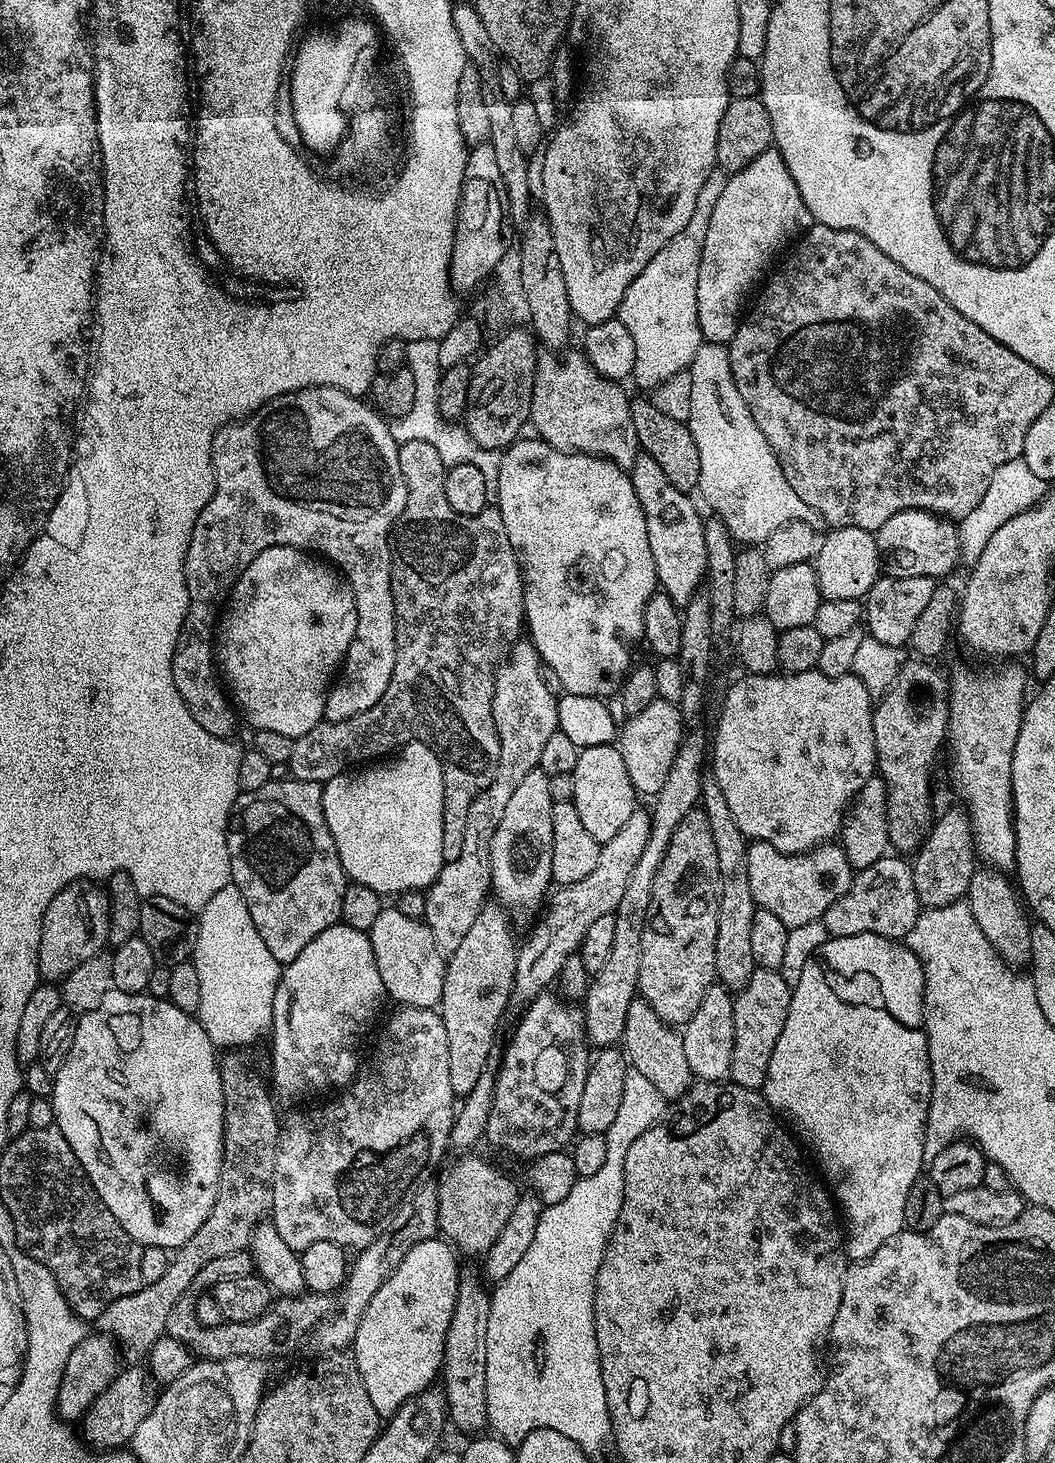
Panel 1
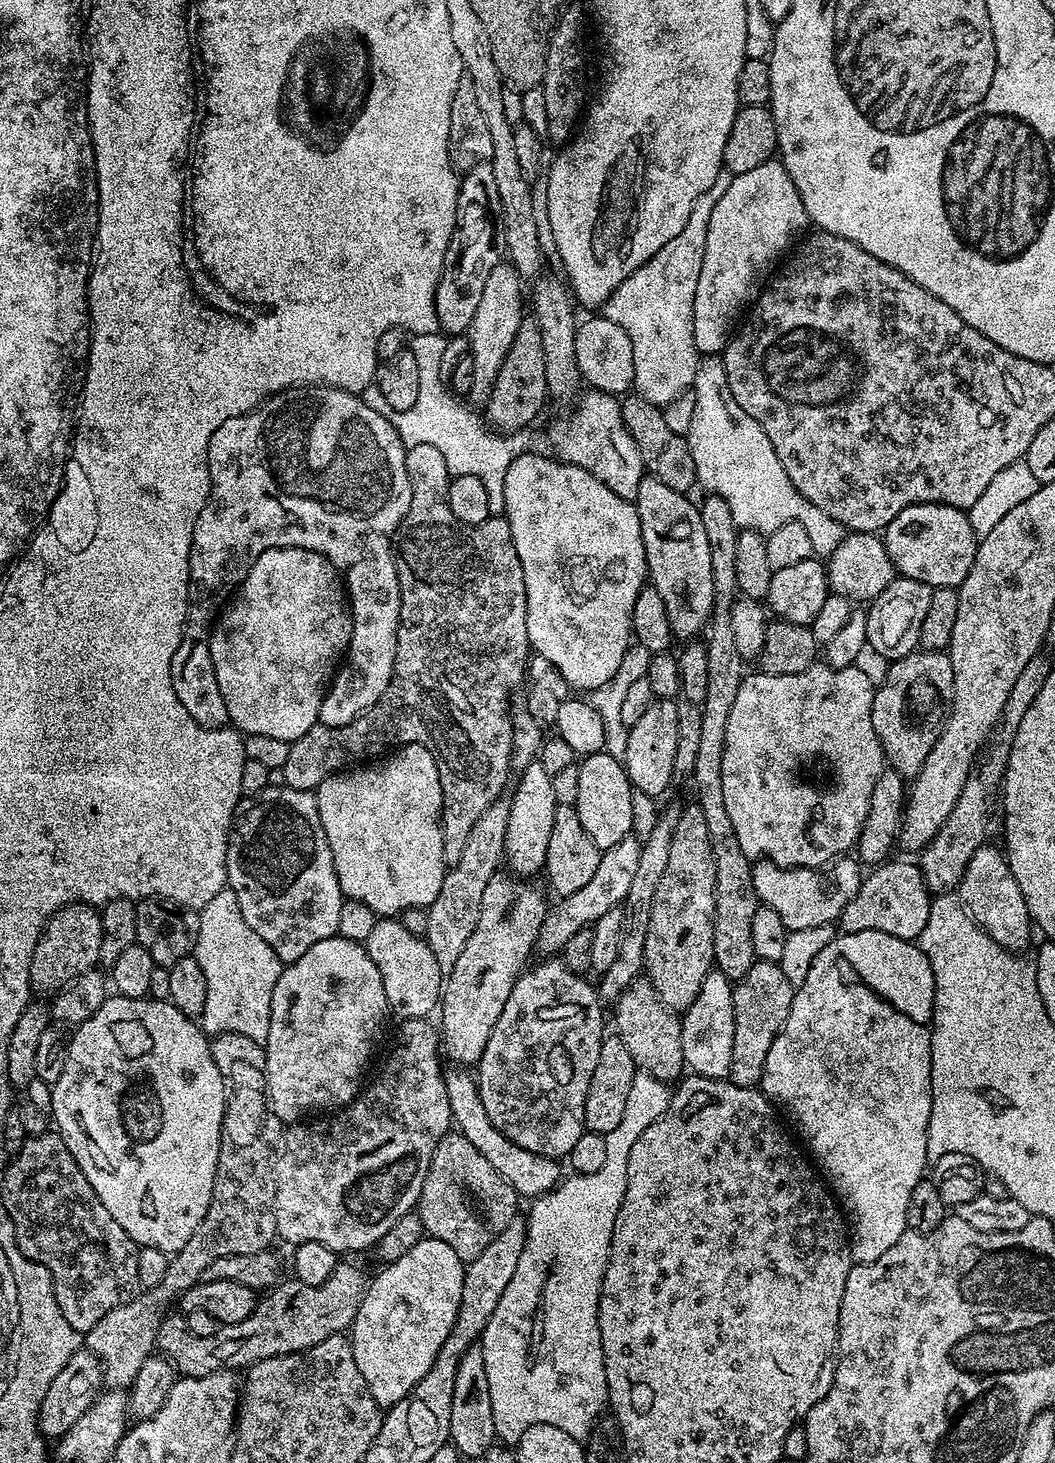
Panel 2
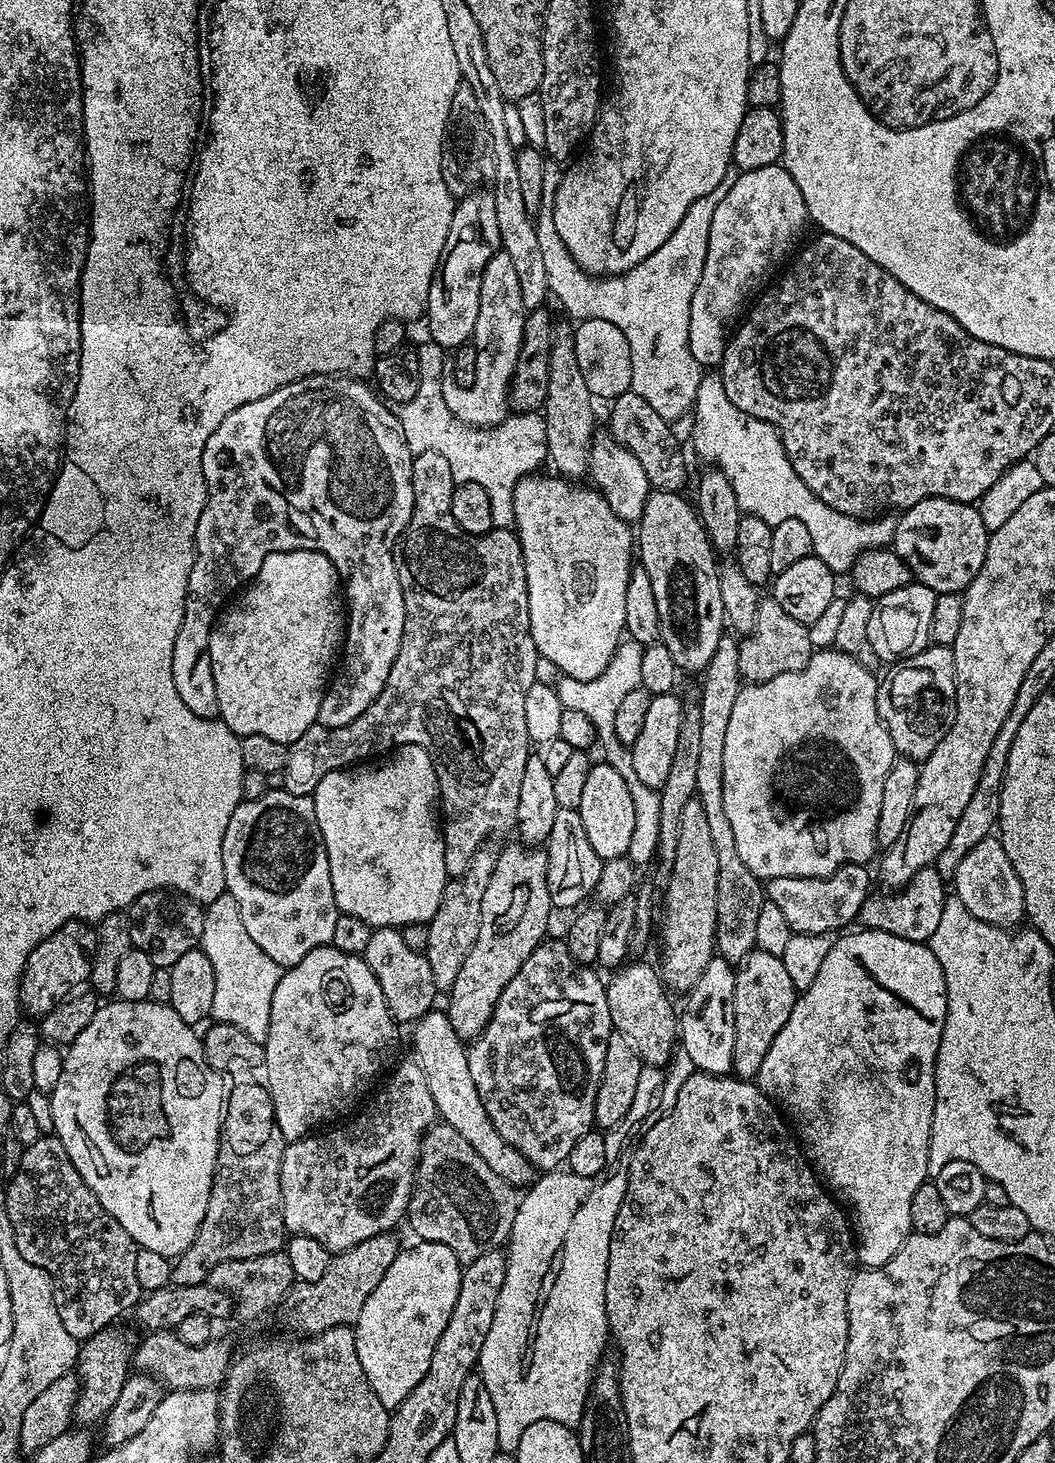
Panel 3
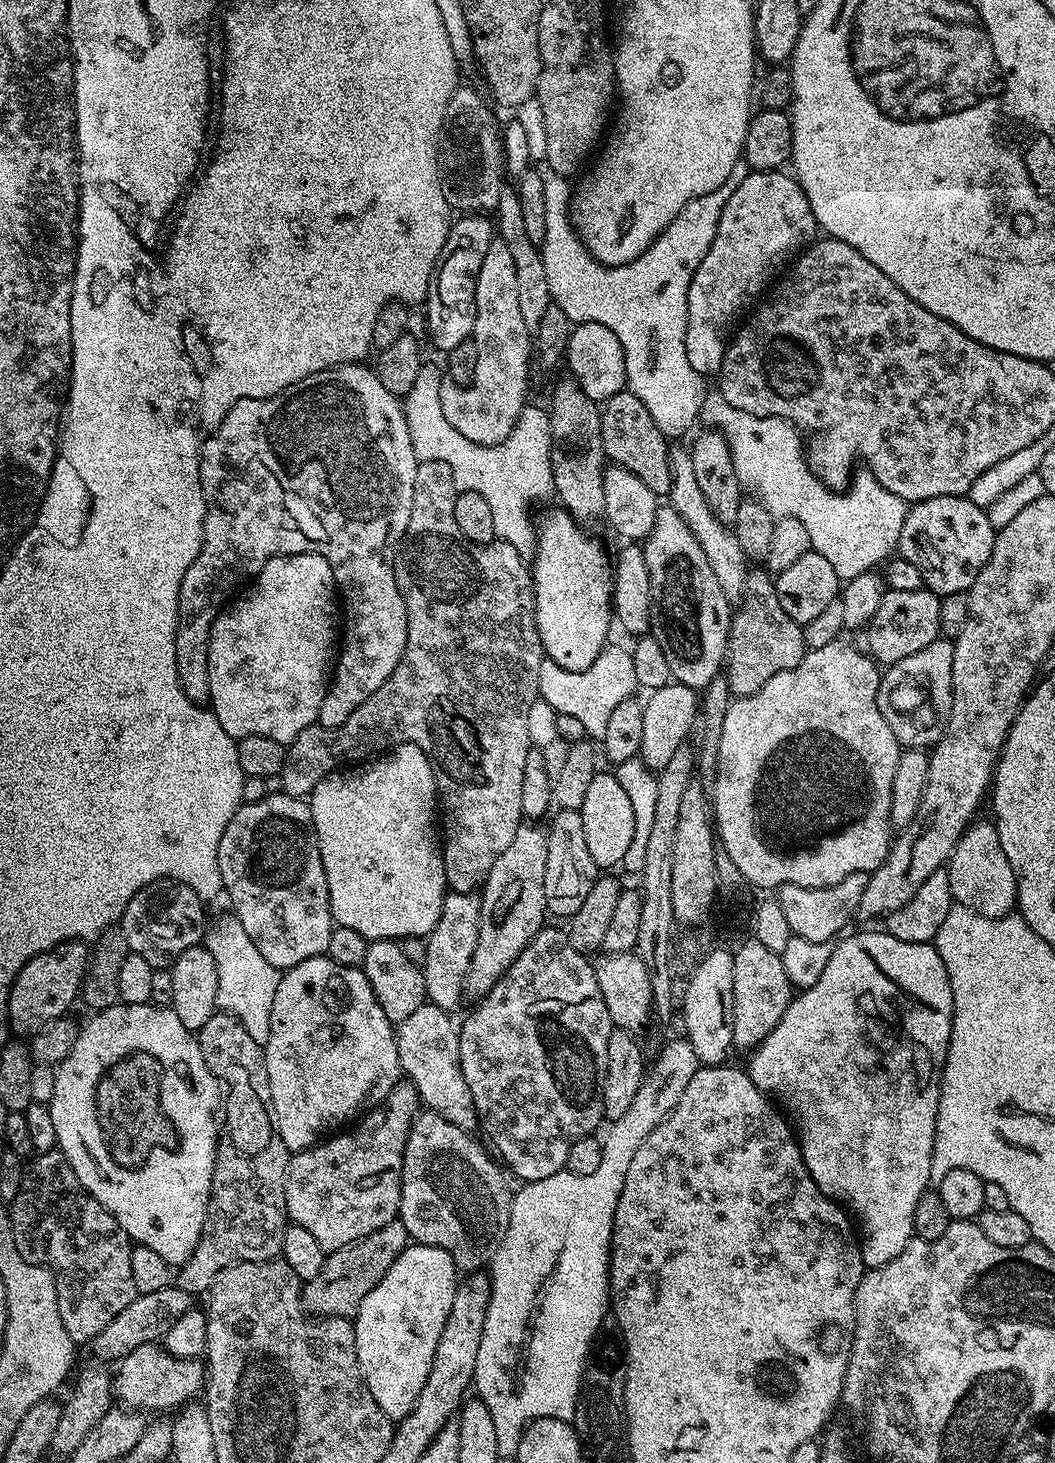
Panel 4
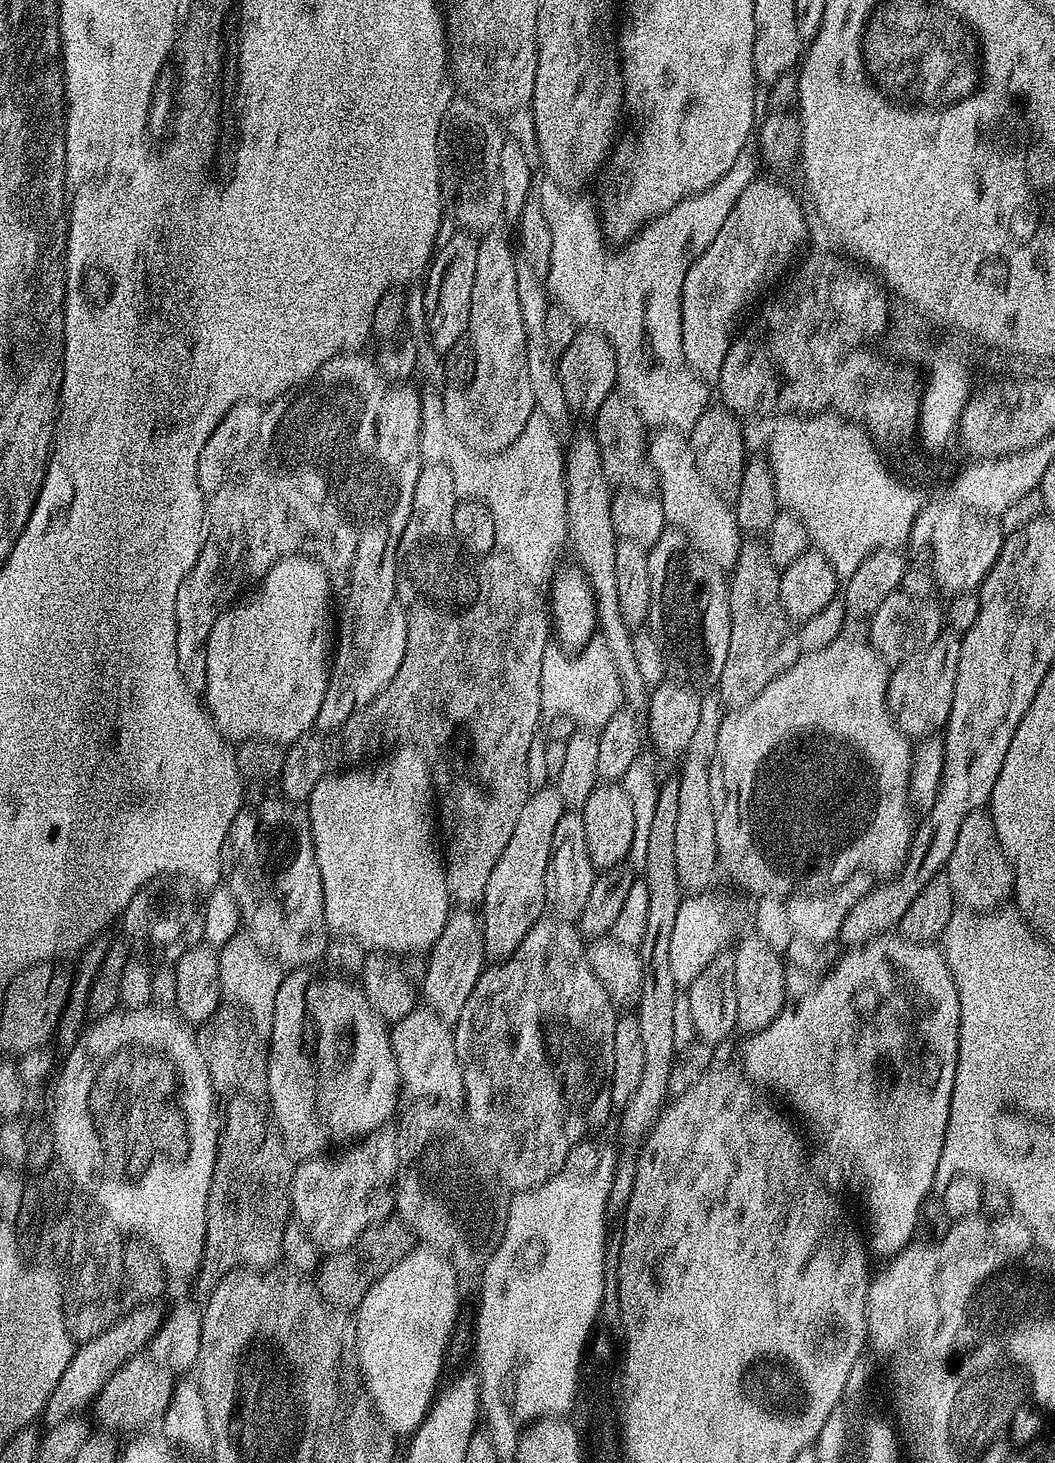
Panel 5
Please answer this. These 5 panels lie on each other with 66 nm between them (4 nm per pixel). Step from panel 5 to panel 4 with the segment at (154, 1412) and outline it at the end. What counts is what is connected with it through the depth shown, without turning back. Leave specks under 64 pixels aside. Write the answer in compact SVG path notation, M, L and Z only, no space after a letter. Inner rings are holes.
M159 1343L138 1346L119 1361L117 1368L120 1369L114 1372L115 1399L129 1410L143 1410L145 1413L164 1412L167 1408L179 1409L199 1397L206 1383L203 1359L178 1358Z

